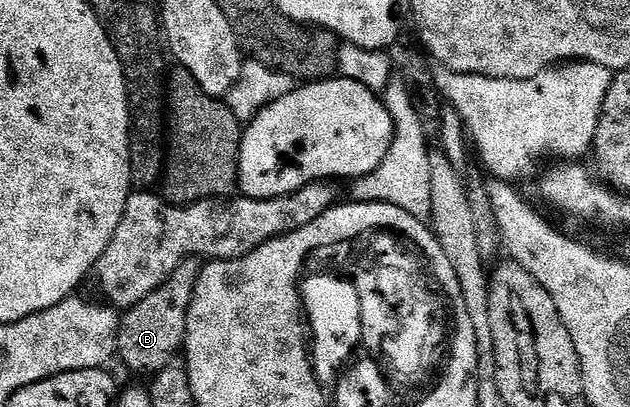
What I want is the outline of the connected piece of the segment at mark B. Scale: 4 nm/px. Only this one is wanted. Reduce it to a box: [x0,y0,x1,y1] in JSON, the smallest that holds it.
[116,259,203,376]

